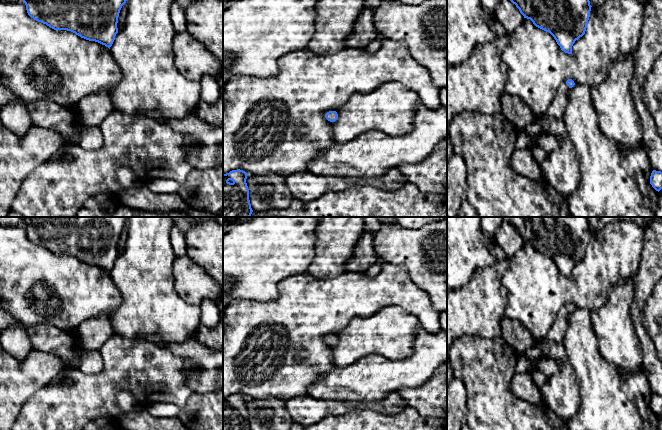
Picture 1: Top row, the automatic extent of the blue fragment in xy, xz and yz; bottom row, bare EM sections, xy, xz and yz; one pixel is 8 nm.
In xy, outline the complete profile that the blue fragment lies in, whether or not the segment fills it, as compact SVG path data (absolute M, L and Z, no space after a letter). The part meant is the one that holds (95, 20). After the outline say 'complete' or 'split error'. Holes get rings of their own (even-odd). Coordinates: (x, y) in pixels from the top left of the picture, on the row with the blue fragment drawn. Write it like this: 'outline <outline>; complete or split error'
outline M23 0L28 15L54 30L67 30L110 49L118 33L120 10L127 0Z; complete

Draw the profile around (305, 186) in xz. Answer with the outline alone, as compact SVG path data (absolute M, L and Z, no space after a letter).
M390 169L383 176L372 179L316 176L306 171L286 177L286 184L292 198L299 201L313 201L329 191L341 192L364 186L395 191L407 184L407 180L397 169Z

